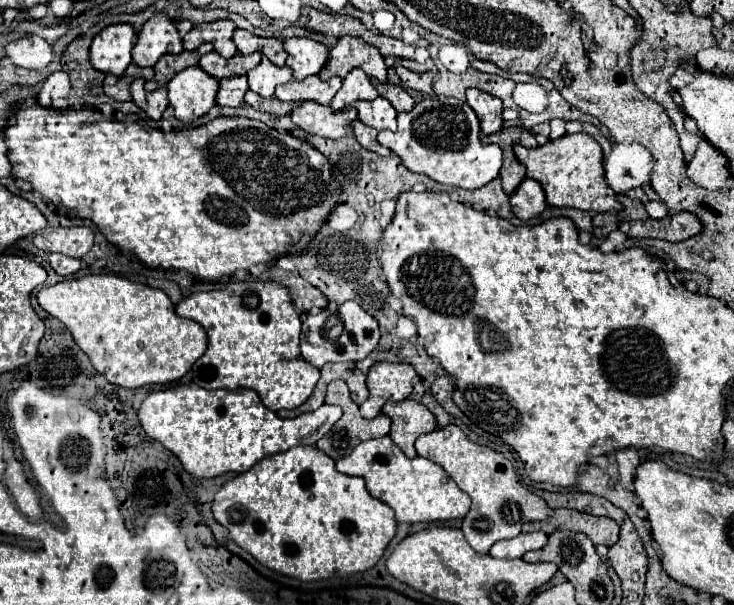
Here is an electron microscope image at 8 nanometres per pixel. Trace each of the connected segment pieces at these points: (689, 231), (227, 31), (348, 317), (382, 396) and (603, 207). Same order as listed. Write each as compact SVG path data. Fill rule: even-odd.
M692 213L668 215L664 219L646 219L646 221L624 221L620 223L620 231L626 237L652 237L652 239L668 239L672 243L686 241L702 231L702 223Z
M230 19L214 21L214 23L202 23L186 33L184 37L184 49L196 51L202 43L212 43L214 51L220 53L224 59L230 59L236 55L236 45L232 41L236 25Z
M346 301L338 307L336 313L322 309L318 313L306 313L302 321L302 337L300 337L300 351L302 357L314 365L324 367L326 363L342 363L342 361L360 361L368 357L380 341L378 321L368 315L356 301Z
M374 363L366 375L370 397L360 405L360 413L366 419L374 419L382 413L386 401L404 401L412 393L412 379L416 371L408 363Z
M586 133L564 135L556 141L548 141L542 147L526 149L514 145L514 155L520 163L526 165L528 177L538 181L546 193L546 201L552 207L574 207L592 213L606 213L610 209L622 211L622 203L616 199L616 193L610 189L604 177L604 157L598 141Z

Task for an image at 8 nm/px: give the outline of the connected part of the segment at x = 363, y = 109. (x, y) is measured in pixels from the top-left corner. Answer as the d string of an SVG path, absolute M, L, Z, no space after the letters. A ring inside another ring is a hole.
M378 97L374 101L356 101L354 107L358 109L358 119L362 123L378 131L396 131L396 109L390 105L388 99Z

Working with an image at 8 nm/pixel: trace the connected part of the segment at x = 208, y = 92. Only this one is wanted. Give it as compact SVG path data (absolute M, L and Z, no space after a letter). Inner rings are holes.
M188 67L180 71L168 83L168 97L176 119L188 125L206 115L216 103L216 91L218 81L200 67Z

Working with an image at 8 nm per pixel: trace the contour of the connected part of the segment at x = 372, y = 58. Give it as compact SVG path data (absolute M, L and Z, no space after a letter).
M340 37L338 43L330 49L330 59L320 71L320 77L328 81L330 77L346 77L350 69L360 67L368 77L376 77L380 83L386 83L386 65L380 51L368 45L360 37Z

